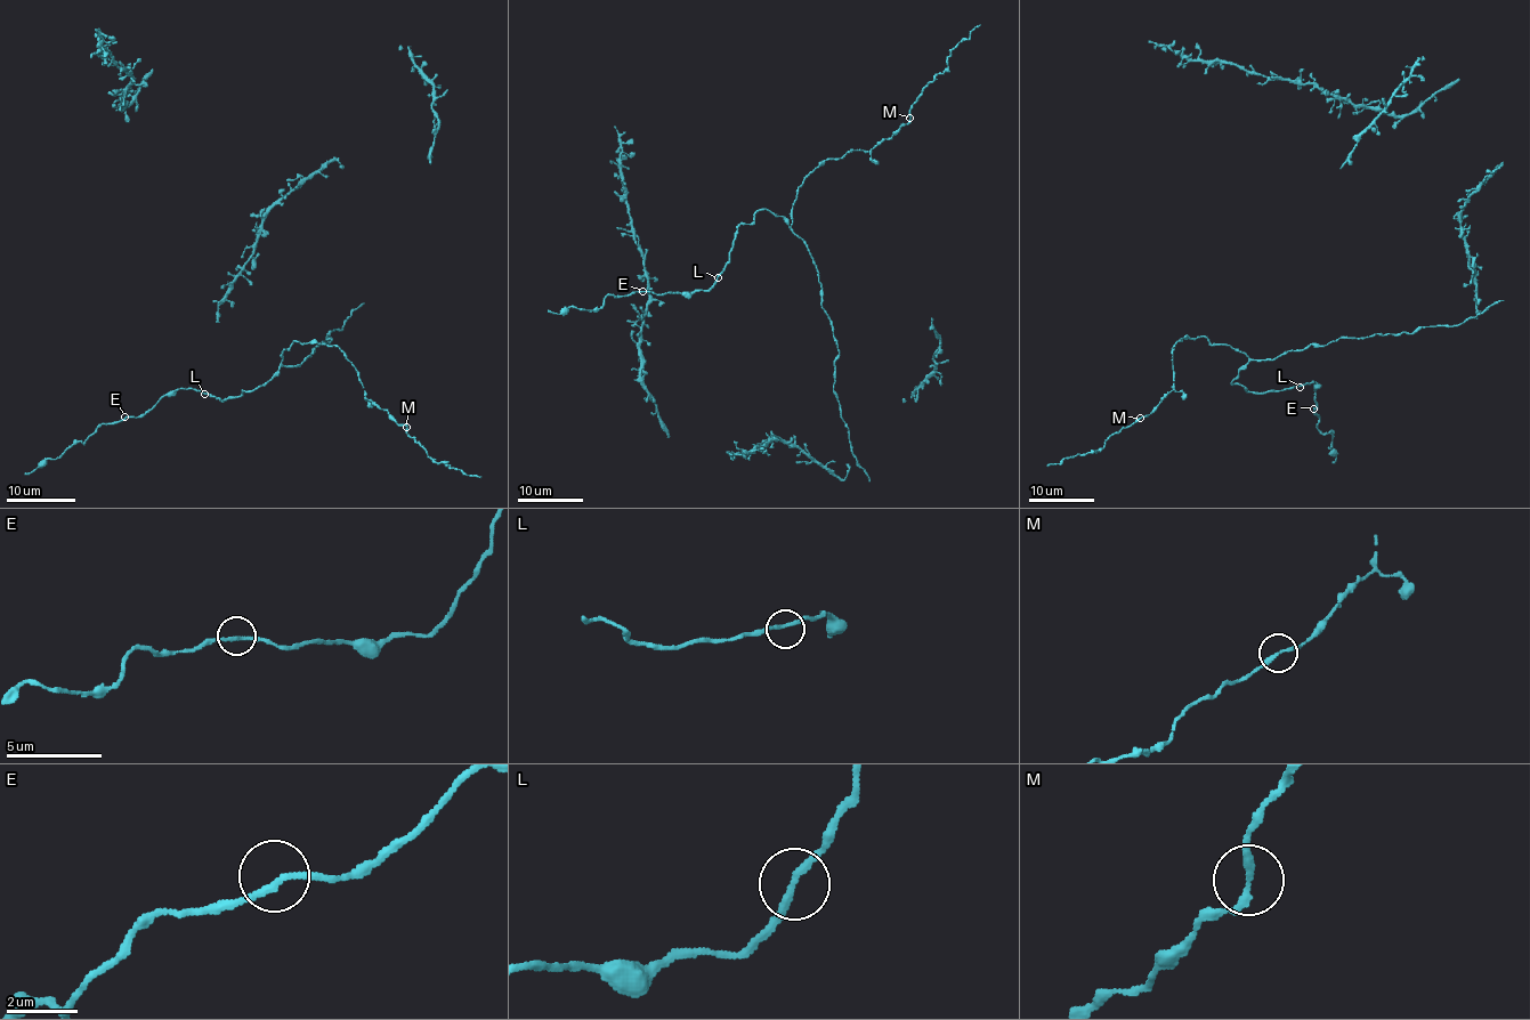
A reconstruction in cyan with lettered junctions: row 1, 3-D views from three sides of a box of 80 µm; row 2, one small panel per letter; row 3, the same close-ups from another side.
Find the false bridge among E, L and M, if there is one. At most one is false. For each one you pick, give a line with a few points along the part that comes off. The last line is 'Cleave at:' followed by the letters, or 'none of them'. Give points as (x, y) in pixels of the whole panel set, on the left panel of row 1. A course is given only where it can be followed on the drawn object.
Cleave at: none of them

